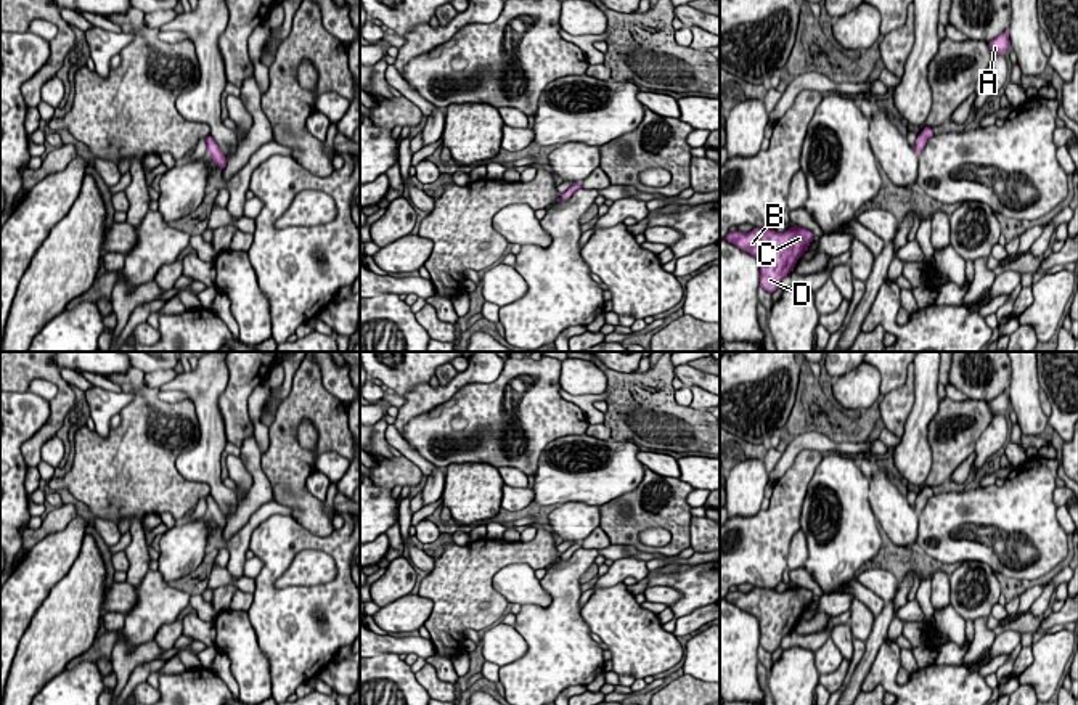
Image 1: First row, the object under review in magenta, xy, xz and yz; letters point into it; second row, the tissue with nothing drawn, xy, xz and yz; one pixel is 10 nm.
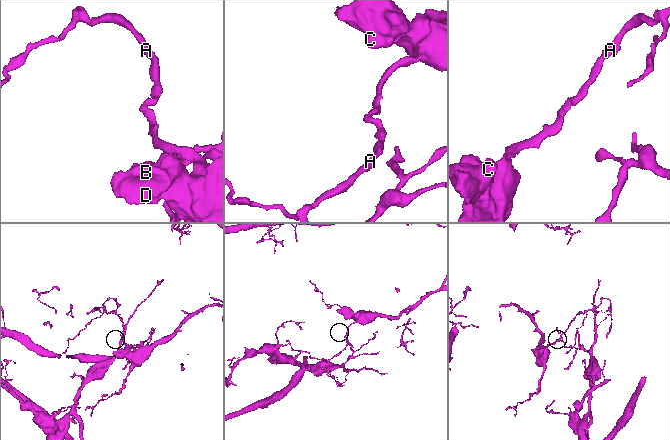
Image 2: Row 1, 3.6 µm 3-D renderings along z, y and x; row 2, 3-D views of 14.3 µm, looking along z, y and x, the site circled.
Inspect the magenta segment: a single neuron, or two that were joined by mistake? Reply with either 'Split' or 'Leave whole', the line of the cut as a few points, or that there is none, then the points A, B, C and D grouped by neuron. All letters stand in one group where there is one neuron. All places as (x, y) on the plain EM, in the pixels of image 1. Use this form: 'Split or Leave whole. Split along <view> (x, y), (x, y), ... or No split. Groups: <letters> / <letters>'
Split. Split along xy (212, 498), (212, 508), (208, 513). Groups: A / B C D

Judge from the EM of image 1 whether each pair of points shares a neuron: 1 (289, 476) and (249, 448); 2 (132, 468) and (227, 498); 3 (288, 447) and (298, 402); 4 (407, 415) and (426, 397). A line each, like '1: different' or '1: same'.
1: different
2: different
3: same
4: same

